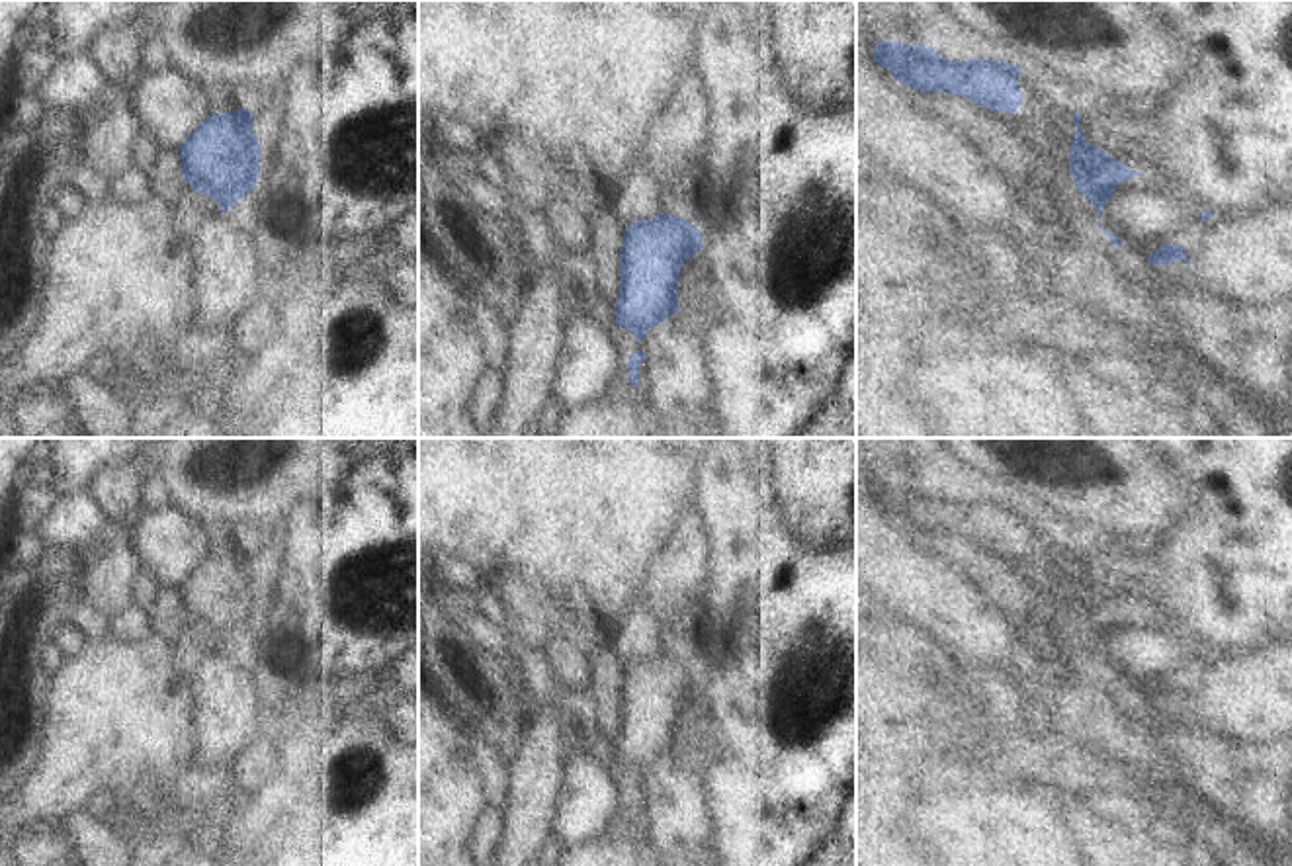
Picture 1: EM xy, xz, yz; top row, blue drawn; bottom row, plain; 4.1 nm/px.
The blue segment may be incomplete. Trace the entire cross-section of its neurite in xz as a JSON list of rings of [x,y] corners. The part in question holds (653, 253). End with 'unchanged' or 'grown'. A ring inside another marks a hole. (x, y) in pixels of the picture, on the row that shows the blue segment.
[[[657,213],[629,223],[620,248],[616,325],[641,342],[649,328],[678,313],[678,276],[698,250],[702,233],[688,219]]]; unchanged

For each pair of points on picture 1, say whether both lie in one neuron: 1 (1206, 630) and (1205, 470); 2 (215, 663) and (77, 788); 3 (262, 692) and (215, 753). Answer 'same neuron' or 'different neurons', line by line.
1: same neuron
2: different neurons
3: same neuron

